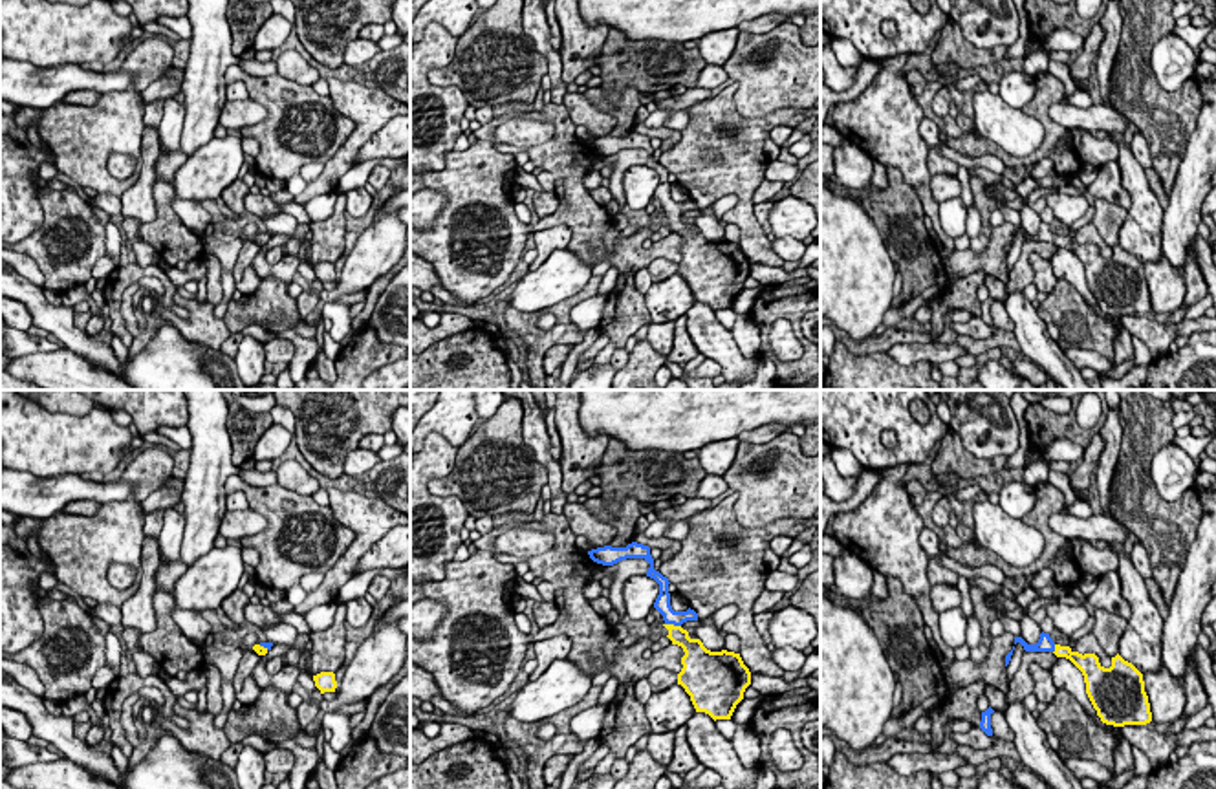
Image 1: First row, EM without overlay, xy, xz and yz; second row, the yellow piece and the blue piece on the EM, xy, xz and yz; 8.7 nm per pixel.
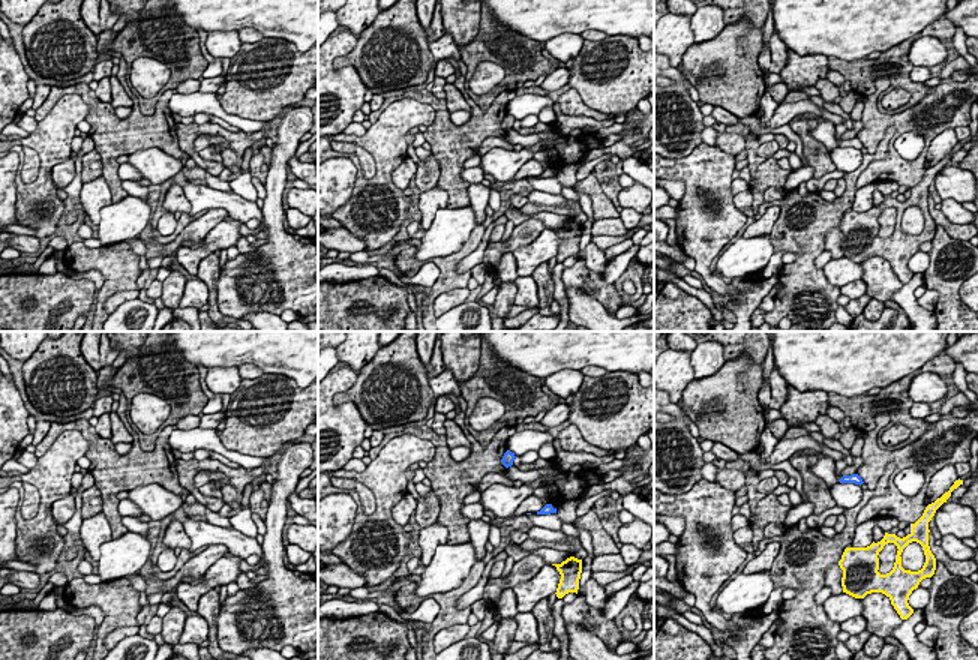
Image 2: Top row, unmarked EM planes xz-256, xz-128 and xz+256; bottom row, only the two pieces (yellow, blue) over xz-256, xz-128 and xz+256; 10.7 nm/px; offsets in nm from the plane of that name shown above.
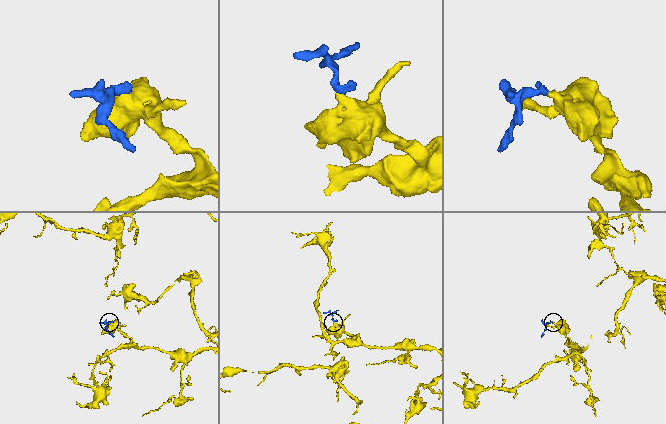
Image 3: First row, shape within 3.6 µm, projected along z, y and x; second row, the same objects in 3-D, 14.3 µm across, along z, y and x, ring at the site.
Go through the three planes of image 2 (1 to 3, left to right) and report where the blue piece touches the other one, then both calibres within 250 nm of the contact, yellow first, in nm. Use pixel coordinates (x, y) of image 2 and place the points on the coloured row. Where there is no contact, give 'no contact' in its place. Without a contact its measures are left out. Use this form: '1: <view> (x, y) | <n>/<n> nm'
1: no contact
2: no contact
3: no contact

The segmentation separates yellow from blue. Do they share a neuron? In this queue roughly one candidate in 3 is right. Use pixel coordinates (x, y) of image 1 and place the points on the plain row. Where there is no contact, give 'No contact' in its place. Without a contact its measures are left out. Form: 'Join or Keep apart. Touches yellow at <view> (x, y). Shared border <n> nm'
Join. Touches yellow at xz (673, 215). Shared border 150 nm

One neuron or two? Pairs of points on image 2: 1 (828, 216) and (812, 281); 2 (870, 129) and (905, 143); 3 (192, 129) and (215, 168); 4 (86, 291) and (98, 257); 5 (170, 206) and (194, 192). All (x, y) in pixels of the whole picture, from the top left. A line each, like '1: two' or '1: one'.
1: one
2: two
3: one
4: two
5: two

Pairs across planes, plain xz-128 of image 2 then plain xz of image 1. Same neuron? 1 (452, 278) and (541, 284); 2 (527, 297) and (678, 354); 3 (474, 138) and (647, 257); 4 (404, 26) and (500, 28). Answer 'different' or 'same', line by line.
1: different
2: different
3: same
4: same

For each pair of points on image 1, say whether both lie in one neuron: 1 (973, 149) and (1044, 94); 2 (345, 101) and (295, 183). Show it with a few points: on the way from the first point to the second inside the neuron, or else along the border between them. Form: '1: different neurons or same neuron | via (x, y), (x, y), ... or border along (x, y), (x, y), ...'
1: same neuron | via (1004, 156), (1033, 158), (1048, 143), (1048, 125)
2: different neurons | border along (308, 183), (295, 196)

